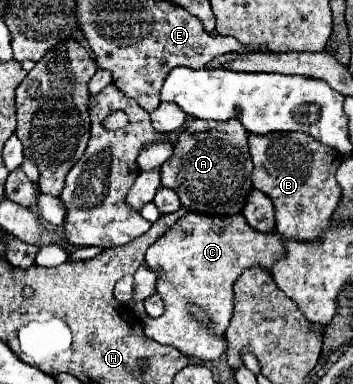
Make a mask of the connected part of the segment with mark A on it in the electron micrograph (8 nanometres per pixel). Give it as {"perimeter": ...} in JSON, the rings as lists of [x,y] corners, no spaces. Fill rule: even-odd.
{"perimeter":[[[193,119],[175,141],[171,159],[161,167],[161,185],[173,189],[181,205],[191,213],[233,217],[239,215],[251,193],[253,163],[249,157],[249,135],[241,123],[211,123]]]}

